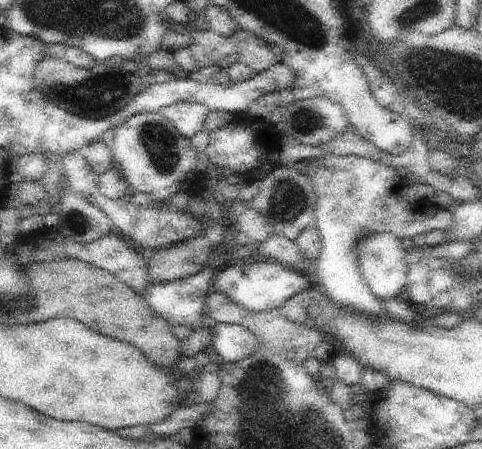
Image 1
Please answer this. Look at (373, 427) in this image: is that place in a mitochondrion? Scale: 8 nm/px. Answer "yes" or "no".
no

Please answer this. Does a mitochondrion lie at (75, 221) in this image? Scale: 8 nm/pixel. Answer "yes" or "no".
yes

